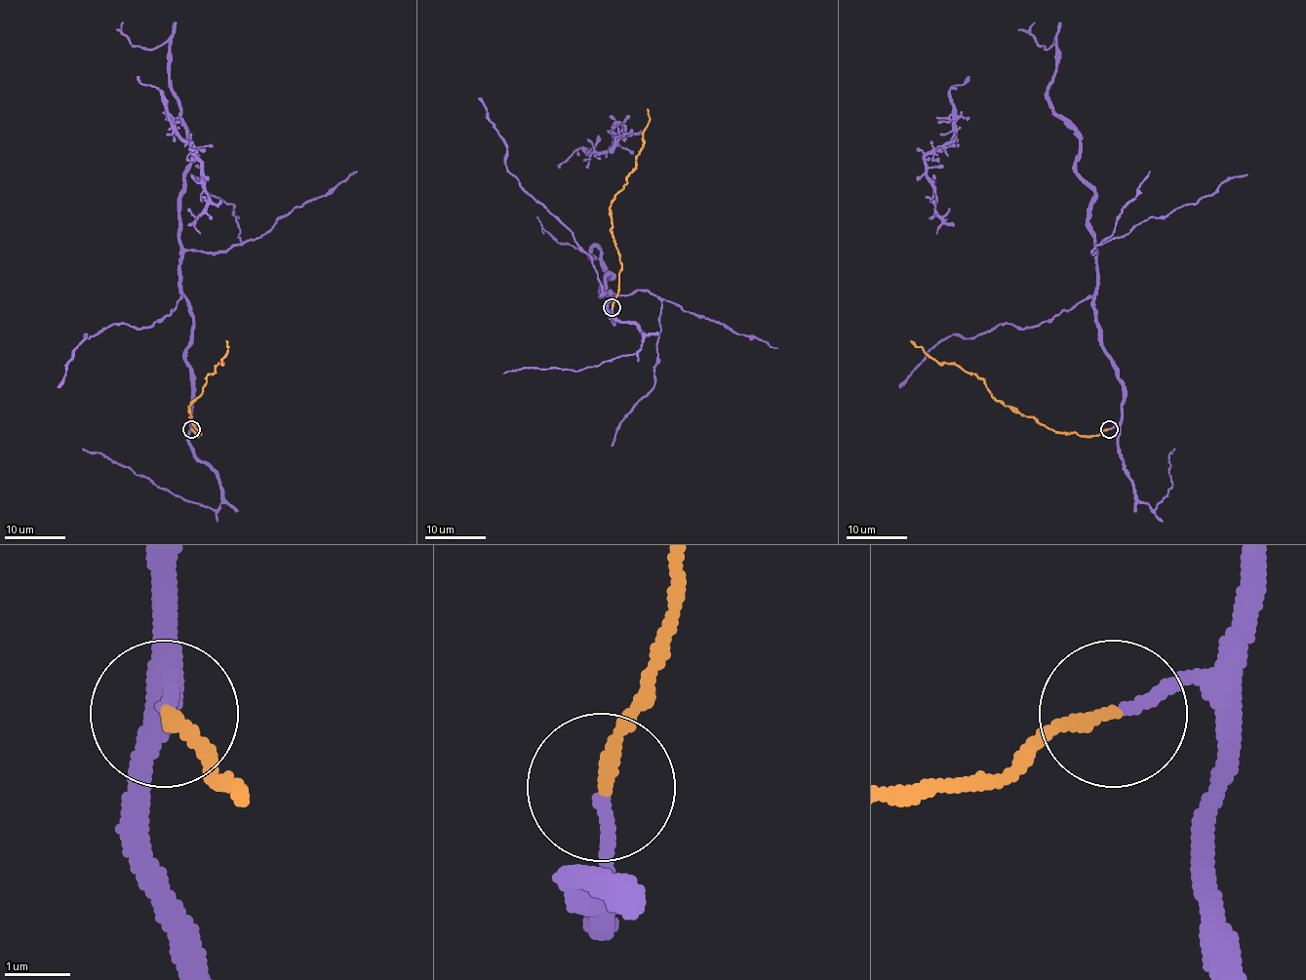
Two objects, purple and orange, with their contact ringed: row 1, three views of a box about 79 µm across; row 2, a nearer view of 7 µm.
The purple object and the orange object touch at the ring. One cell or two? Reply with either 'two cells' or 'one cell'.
one cell

